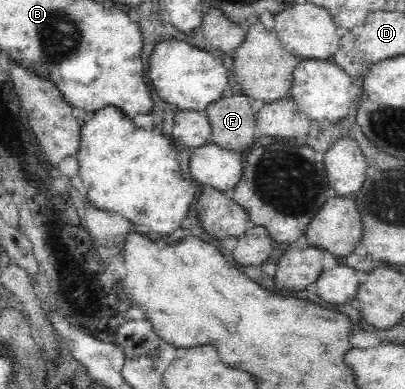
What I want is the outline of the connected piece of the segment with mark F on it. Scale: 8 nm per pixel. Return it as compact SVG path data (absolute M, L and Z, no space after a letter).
M234 95L233 97L222 97L216 102L212 102L206 106L205 113L207 114L210 125L212 124L212 142L226 148L226 150L242 150L250 148L256 140L254 134L255 112L250 107L250 102L246 95Z

